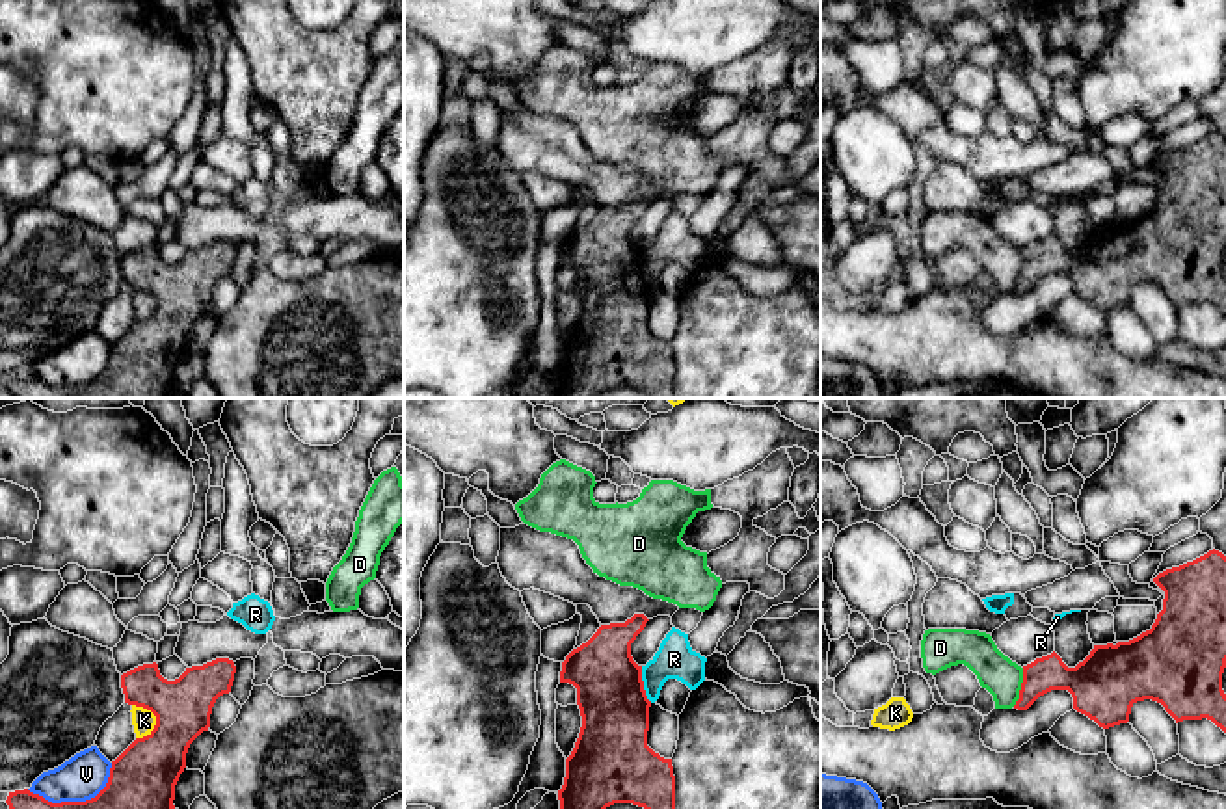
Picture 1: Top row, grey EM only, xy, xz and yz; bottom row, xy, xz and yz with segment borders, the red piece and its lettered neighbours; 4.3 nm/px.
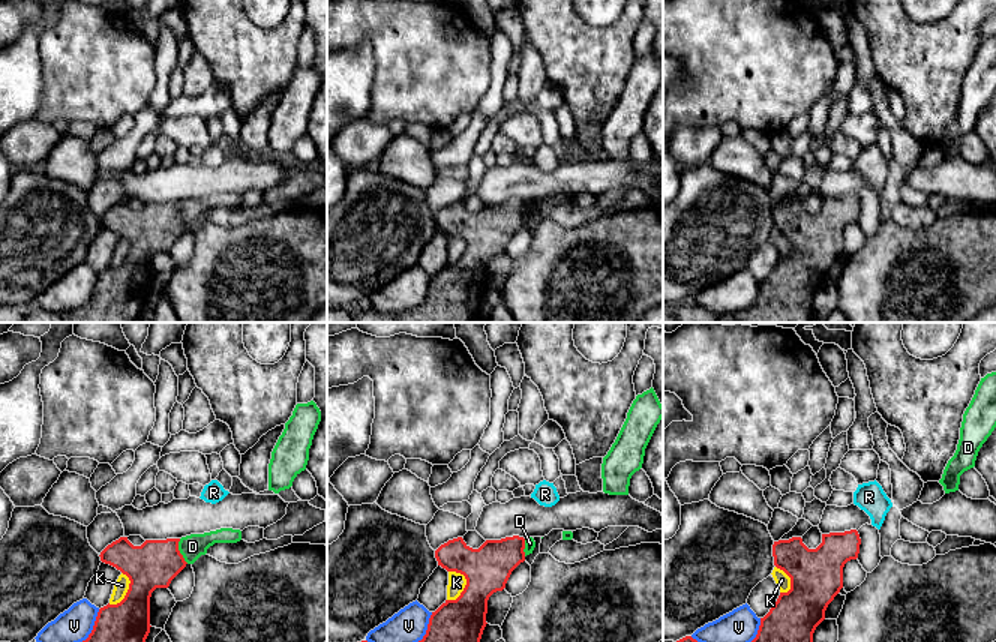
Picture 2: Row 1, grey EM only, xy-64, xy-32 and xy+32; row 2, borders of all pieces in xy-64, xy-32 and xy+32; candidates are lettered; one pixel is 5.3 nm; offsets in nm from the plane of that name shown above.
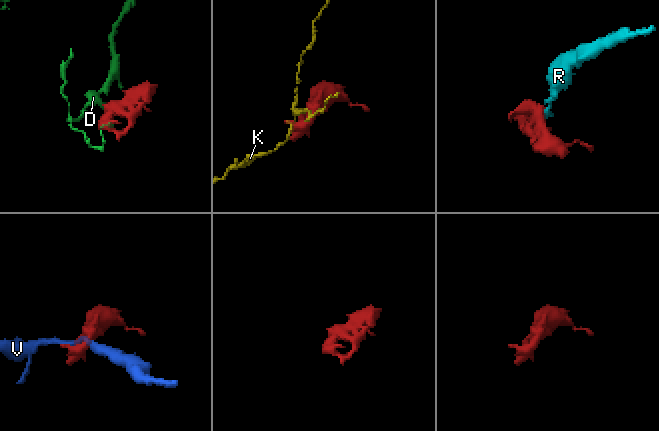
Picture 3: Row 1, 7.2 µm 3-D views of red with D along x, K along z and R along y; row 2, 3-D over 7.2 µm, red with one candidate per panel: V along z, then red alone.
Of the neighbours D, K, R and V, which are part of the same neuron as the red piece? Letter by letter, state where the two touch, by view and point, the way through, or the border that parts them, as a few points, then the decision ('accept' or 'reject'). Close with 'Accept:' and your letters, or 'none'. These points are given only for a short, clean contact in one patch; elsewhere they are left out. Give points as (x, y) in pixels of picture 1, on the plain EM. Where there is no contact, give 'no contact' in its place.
D: meets red in yz at (1022, 270); border along yz (1024, 251), (1020, 279), (1012, 289); reject
K: meets red in xy at (155, 298); reject
R: meets red in xz at (642, 268); border along xz (640, 250), (644, 278), (652, 285); reject
V: meets red in xy at (77, 385); reject
Accept: none

